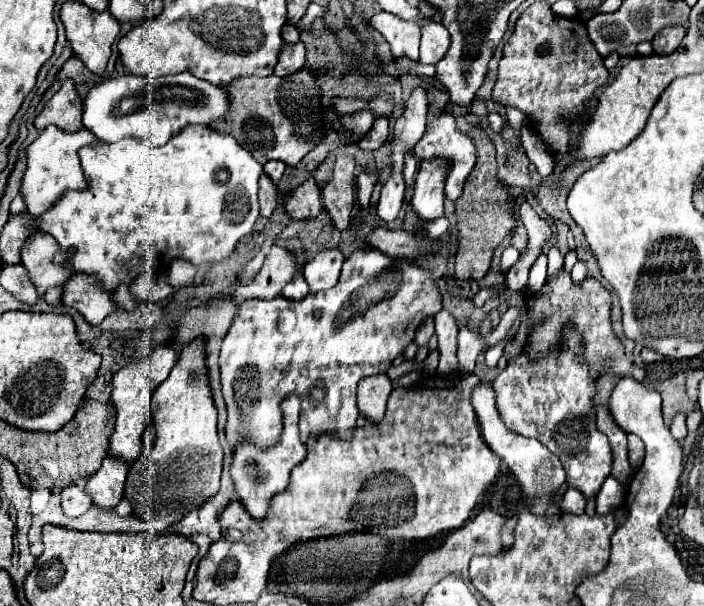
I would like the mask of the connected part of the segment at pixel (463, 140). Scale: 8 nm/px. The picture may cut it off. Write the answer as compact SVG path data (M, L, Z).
M442 115L418 141L418 159L450 157L450 173L446 173L446 195L456 201L464 181L474 167L476 149L472 141L456 129L452 115Z

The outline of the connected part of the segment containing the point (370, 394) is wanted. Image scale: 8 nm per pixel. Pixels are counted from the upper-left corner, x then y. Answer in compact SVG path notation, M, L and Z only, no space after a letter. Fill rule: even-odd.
M374 375L374 377L366 377L358 383L358 409L360 413L378 423L384 417L386 411L386 401L390 397L392 391L392 381L388 379L388 375Z

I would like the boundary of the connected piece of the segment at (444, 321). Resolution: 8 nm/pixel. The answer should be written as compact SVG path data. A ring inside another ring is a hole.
M446 309L436 313L434 321L436 321L436 335L438 335L438 351L440 351L438 373L440 375L450 375L450 373L458 371L458 361L456 361L458 325Z

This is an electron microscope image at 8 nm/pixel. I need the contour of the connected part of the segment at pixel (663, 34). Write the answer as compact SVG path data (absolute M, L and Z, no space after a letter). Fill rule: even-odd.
M674 25L674 27L664 27L652 41L654 45L654 53L658 55L670 55L674 53L674 49L678 49L678 45L682 43L686 35L686 29L680 27L680 25Z

